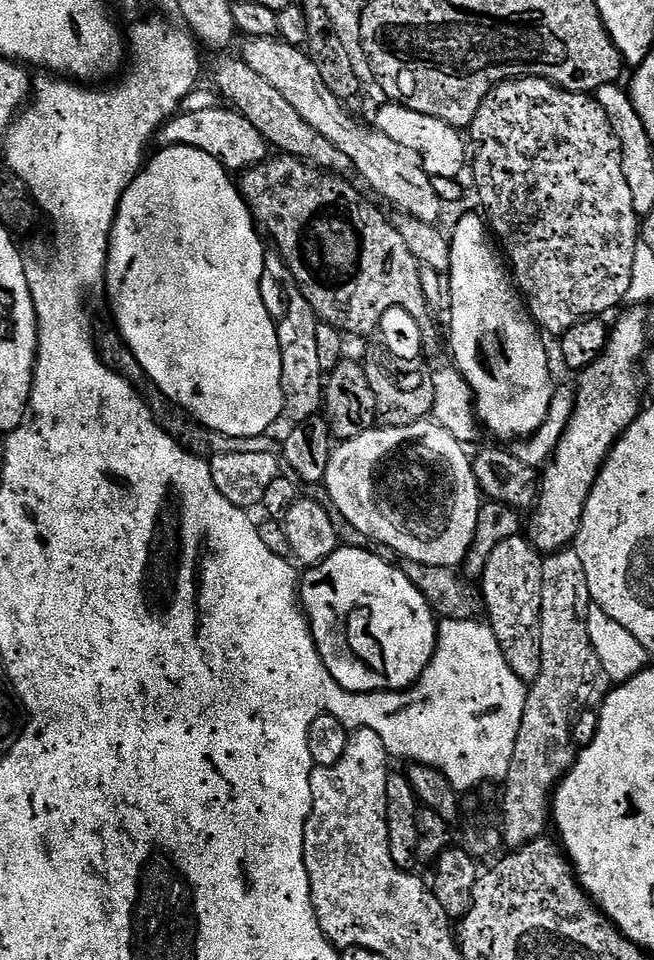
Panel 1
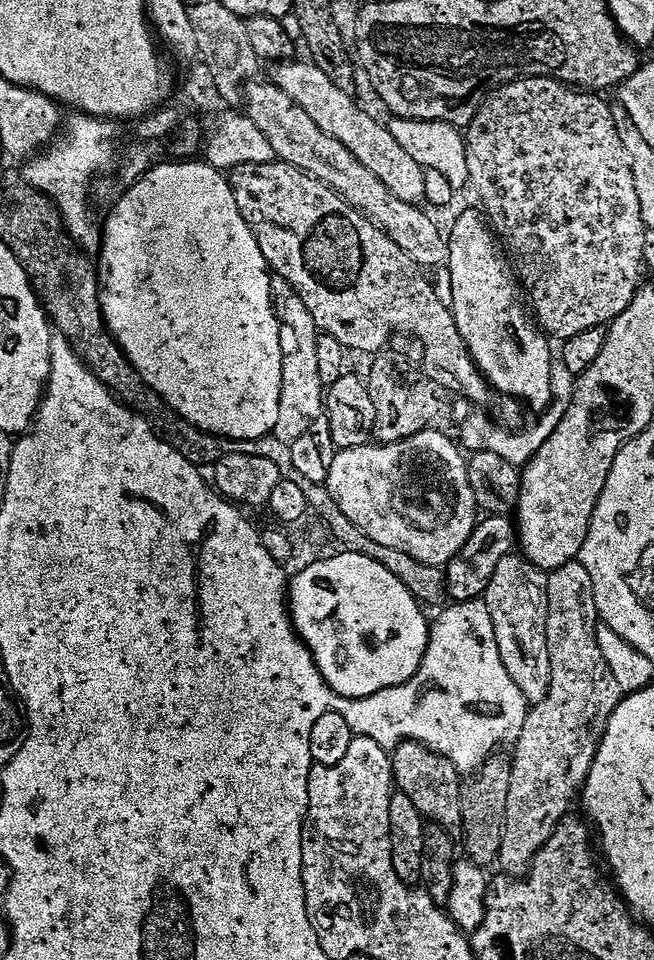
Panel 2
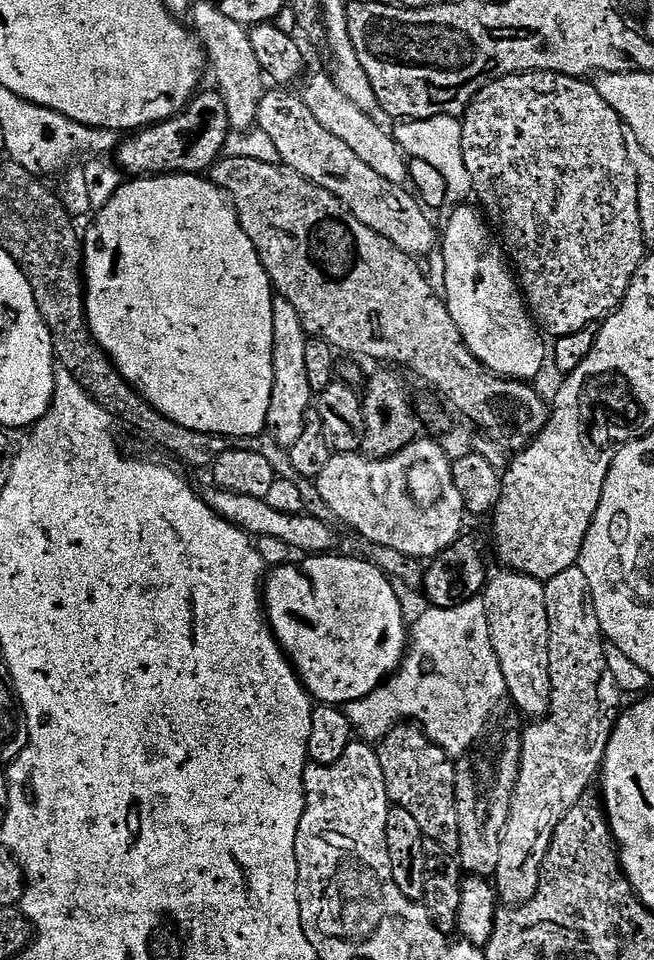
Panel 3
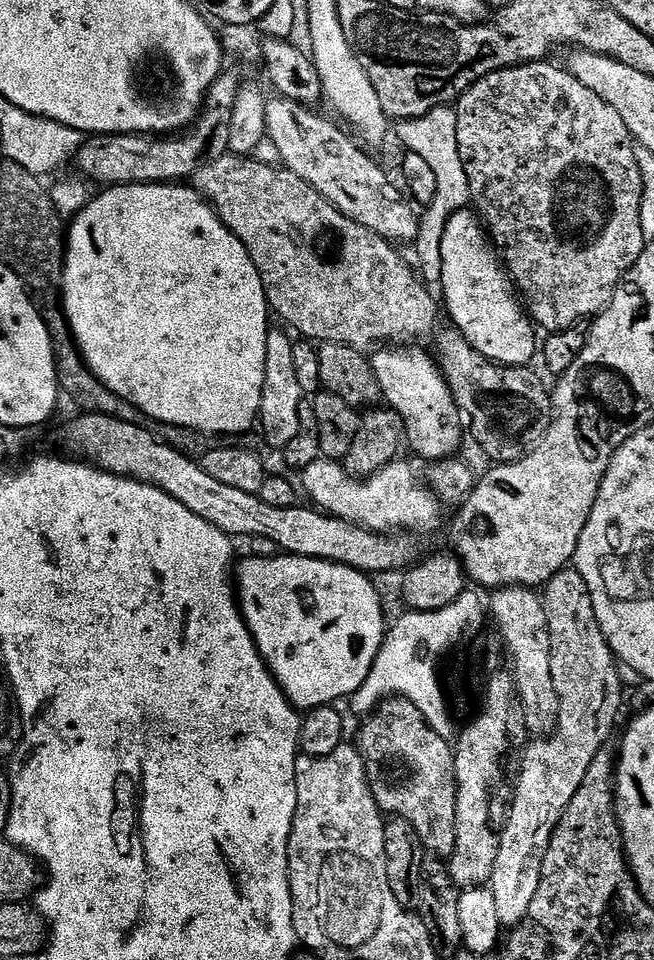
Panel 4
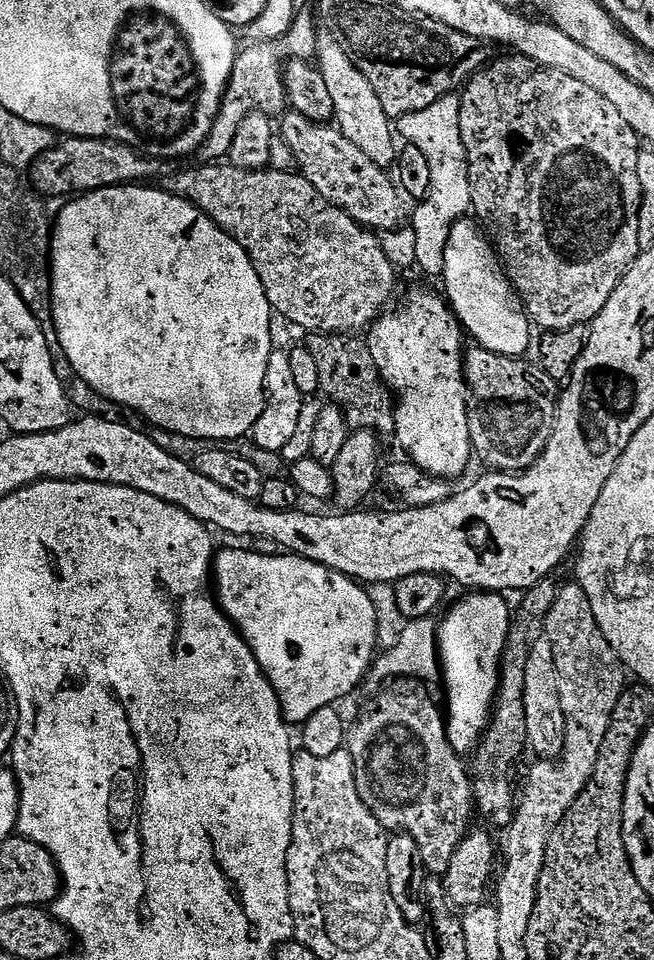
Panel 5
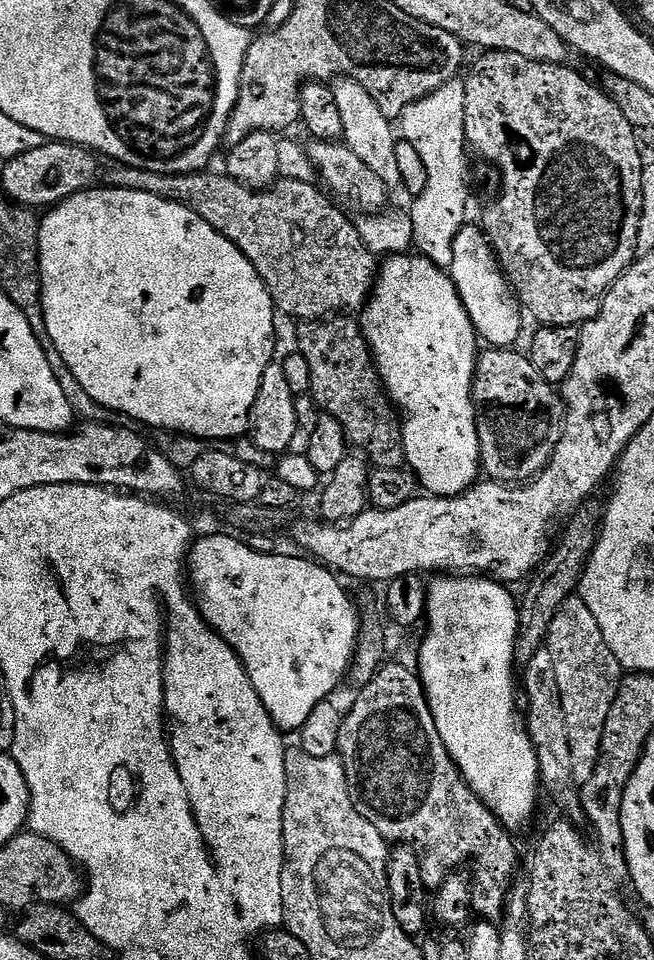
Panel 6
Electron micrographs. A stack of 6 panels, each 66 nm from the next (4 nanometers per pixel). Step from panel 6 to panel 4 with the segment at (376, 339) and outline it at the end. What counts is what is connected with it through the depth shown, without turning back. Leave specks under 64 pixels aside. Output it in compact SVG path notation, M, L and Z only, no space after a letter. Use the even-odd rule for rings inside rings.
M388 346L377 351L371 357L372 369L380 383L380 391L383 399L400 415L403 431L406 433L406 440L412 443L412 448L420 456L425 456L429 462L447 460L457 455L456 447L460 439L466 436L466 432L460 429L462 424L462 413L456 405L456 399L452 396L452 390L444 373L440 371L437 357L431 351L423 352L420 346Z

